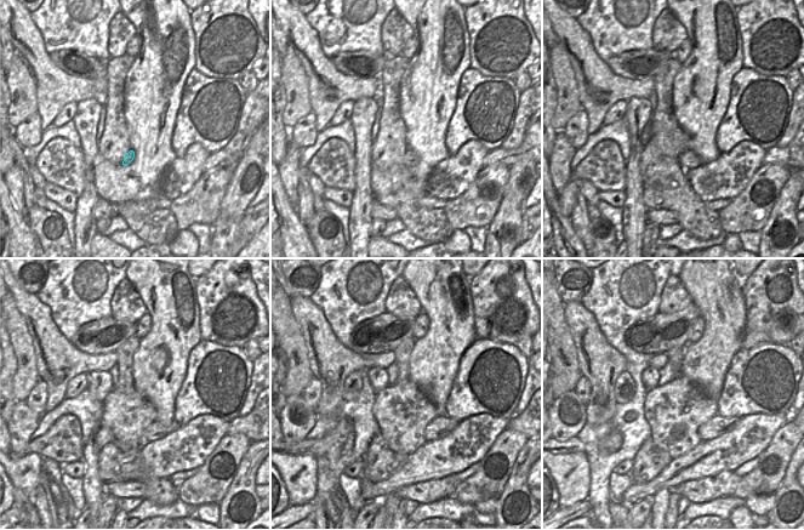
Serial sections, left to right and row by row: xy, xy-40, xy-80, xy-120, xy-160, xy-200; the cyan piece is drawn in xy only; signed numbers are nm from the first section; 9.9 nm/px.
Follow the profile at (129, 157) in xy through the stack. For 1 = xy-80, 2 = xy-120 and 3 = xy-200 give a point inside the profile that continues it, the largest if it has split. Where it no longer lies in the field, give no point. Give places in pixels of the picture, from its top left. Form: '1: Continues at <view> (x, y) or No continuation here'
1: Continues at xy-80 (689, 160)
2: Continues at xy-120 (155, 431)
3: Continues at xy-200 (717, 426)

